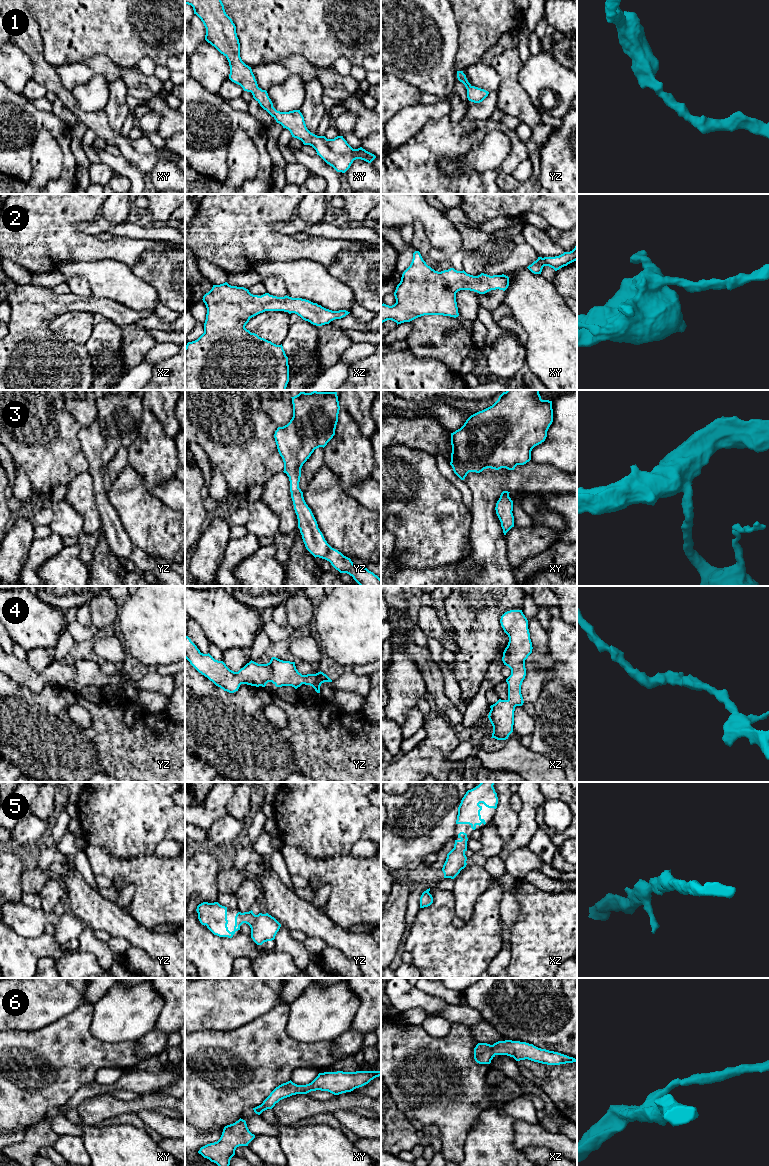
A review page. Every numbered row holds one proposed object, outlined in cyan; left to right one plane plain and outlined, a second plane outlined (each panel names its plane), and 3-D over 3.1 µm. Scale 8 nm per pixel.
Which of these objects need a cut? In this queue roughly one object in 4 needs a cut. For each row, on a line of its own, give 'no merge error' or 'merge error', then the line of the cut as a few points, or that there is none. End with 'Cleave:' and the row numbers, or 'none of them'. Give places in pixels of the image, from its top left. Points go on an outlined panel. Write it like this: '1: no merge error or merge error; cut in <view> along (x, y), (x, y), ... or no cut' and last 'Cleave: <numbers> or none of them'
1: no merge error; no cut
2: no merge error; no cut
3: no merge error; no cut
4: no merge error; no cut
5: no merge error; no cut
6: no merge error; no cut
Cleave: none of them

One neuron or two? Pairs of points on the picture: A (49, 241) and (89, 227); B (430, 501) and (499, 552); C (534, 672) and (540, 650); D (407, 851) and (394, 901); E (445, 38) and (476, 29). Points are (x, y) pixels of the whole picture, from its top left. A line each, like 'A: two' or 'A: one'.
A: two
B: two
C: one
D: two
E: two

